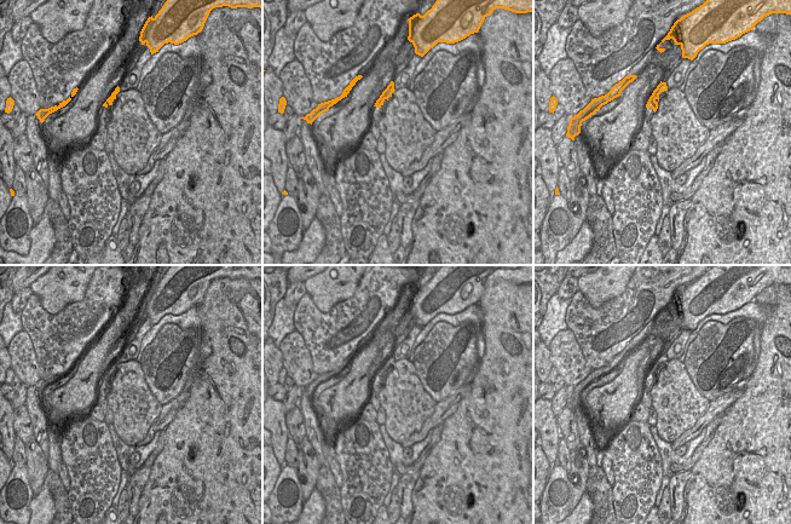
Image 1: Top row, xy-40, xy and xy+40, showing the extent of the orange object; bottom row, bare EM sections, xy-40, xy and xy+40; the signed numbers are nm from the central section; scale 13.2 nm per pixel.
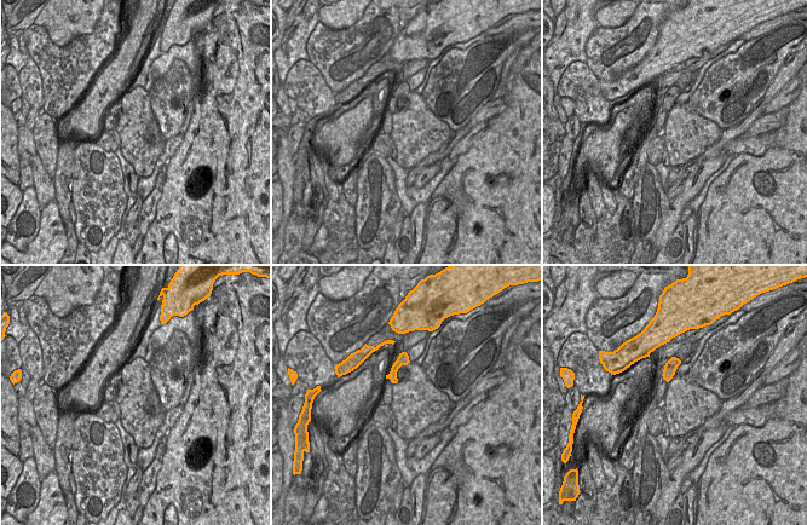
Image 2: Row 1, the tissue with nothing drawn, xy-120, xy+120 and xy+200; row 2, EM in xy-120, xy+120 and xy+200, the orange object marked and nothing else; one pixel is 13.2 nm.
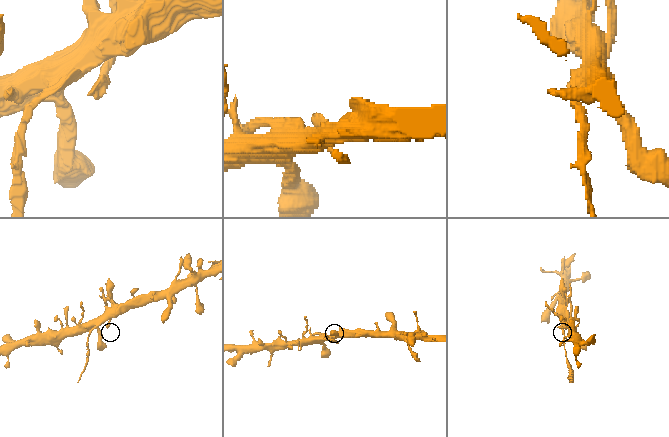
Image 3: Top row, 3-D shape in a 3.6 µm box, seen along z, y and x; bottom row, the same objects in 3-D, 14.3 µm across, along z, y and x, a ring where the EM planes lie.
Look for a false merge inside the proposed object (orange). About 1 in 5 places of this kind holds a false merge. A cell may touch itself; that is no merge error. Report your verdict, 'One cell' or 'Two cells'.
Two cells

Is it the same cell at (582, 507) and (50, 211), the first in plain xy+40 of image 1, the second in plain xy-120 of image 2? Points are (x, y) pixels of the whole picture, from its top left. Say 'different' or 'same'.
same

